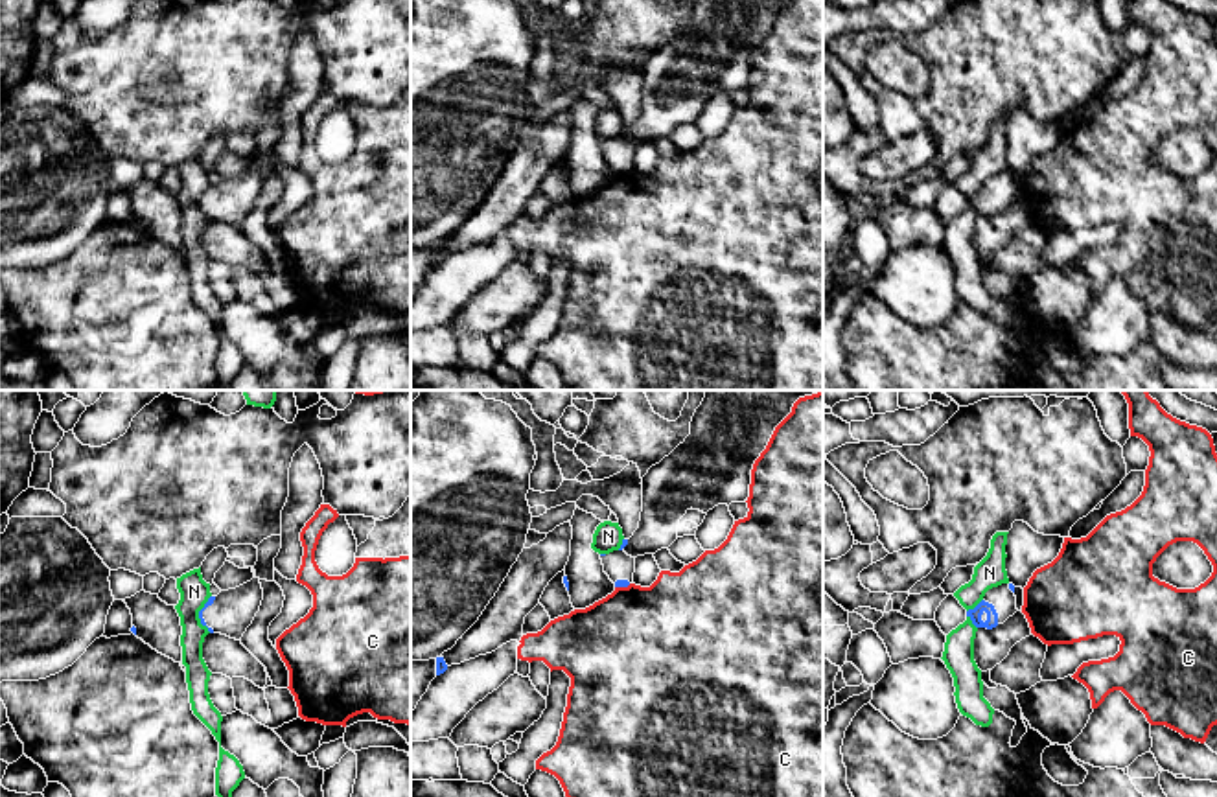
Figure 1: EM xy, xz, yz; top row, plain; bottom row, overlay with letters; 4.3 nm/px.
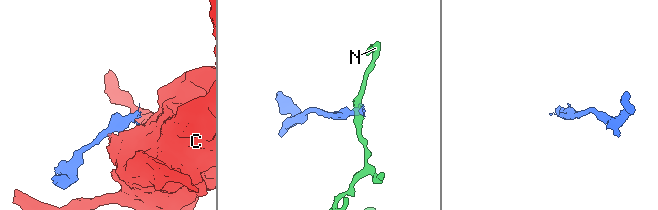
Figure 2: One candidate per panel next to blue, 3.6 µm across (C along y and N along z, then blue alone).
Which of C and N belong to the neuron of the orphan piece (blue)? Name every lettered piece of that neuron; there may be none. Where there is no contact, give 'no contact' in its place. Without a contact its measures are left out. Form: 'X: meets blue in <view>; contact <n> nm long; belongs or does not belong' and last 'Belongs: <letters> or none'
C: meets blue in xz; contact 70 nm long; does not belong
N: meets blue in yz; contact 90 nm long; does not belong
Belongs: none

